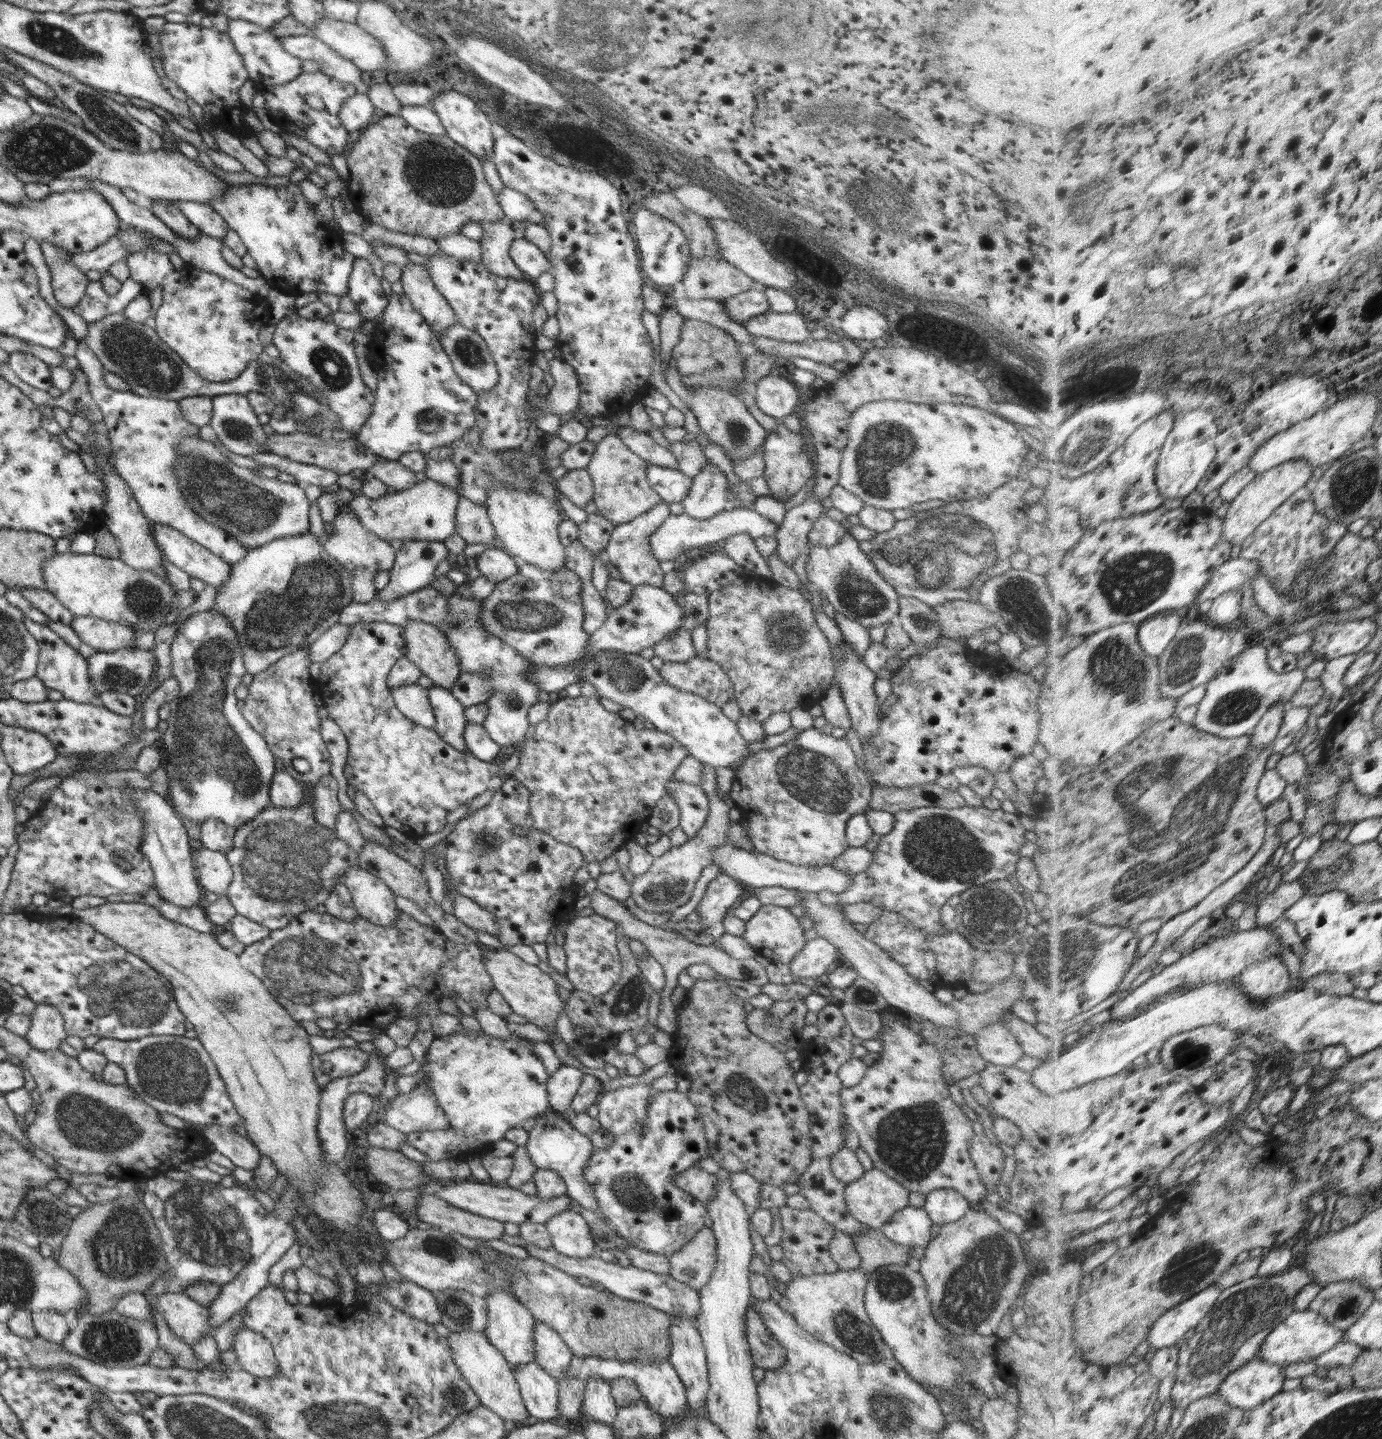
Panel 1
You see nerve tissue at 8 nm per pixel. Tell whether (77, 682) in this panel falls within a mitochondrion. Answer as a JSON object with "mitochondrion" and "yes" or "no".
{"mitochondrion":"yes"}

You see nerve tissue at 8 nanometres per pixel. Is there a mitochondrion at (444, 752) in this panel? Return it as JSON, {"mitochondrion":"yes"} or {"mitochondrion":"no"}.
{"mitochondrion":"no"}

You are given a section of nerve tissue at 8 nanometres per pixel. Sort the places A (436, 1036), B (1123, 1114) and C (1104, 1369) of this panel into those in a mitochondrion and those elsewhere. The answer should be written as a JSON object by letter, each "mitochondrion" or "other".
{"A":"other","B":"other","C":"other"}

